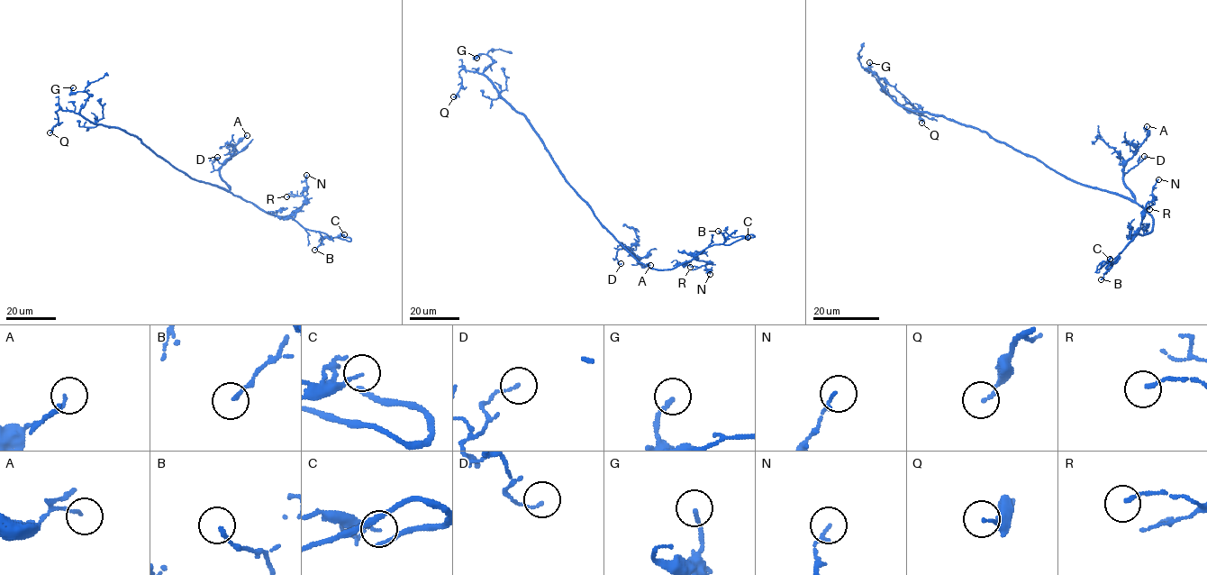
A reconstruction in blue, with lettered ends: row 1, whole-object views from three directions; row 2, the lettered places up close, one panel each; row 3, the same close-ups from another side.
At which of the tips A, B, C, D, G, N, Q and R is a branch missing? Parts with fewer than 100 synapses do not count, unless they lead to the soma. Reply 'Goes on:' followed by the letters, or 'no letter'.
Goes on: C

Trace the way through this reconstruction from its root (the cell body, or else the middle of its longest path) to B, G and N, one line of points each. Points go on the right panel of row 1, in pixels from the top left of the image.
B: (1057, 172), (1077, 183), (1127, 196), (1152, 217), (1152, 230), (1145, 234), (1137, 234), (1101, 279)
G: (1057, 172), (975, 127), (902, 107), (882, 86), (878, 77), (864, 69), (869, 69), (869, 62)
N: (1057, 172), (1137, 202), (1152, 217), (1152, 230), (1140, 234), (1144, 208), (1152, 199), (1152, 191), (1158, 179)

